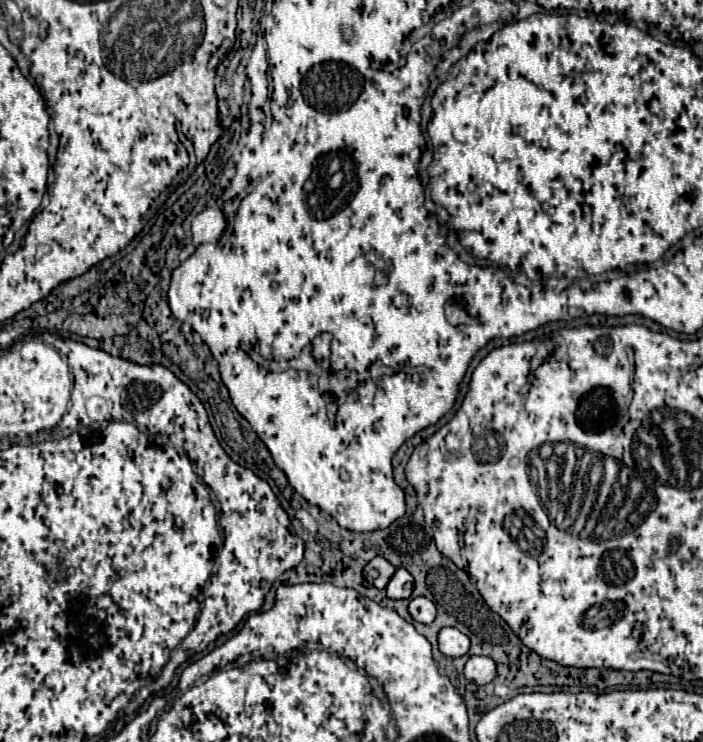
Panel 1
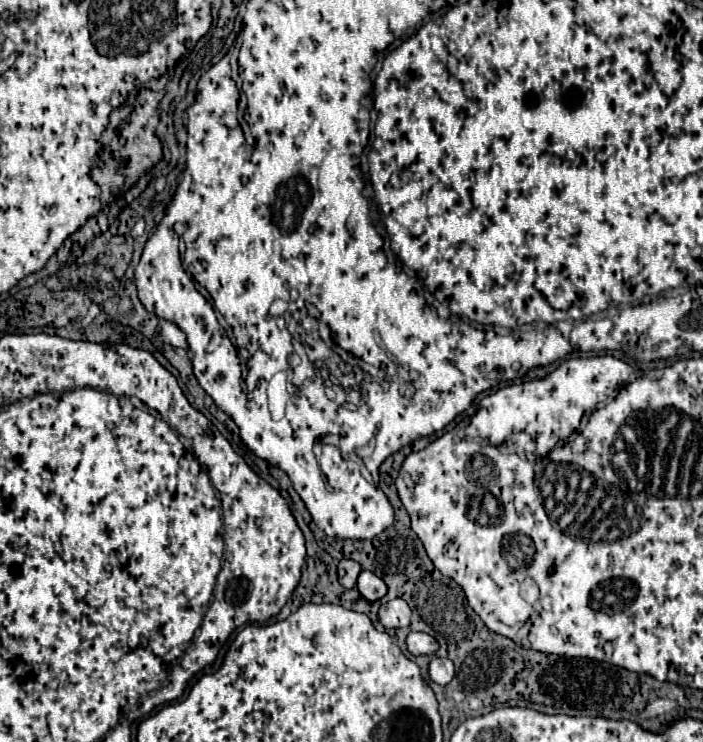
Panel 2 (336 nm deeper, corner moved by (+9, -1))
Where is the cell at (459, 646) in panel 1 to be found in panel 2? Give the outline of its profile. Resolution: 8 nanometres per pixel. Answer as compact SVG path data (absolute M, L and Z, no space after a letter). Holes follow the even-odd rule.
M409 633L409 637L407 637L407 649L413 655L435 655L437 649L439 649L439 643L431 635Z

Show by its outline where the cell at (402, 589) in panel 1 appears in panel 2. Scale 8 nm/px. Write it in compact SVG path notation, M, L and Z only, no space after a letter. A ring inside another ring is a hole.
M363 571L357 579L357 589L367 601L377 601L387 595L387 585L381 577L377 577L371 571Z

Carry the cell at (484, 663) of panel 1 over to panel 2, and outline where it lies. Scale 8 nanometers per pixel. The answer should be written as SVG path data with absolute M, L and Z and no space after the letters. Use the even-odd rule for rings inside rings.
M433 657L431 665L429 665L429 675L431 675L431 681L435 681L439 685L451 683L451 679L455 677L453 661L451 659L441 659L441 657Z

